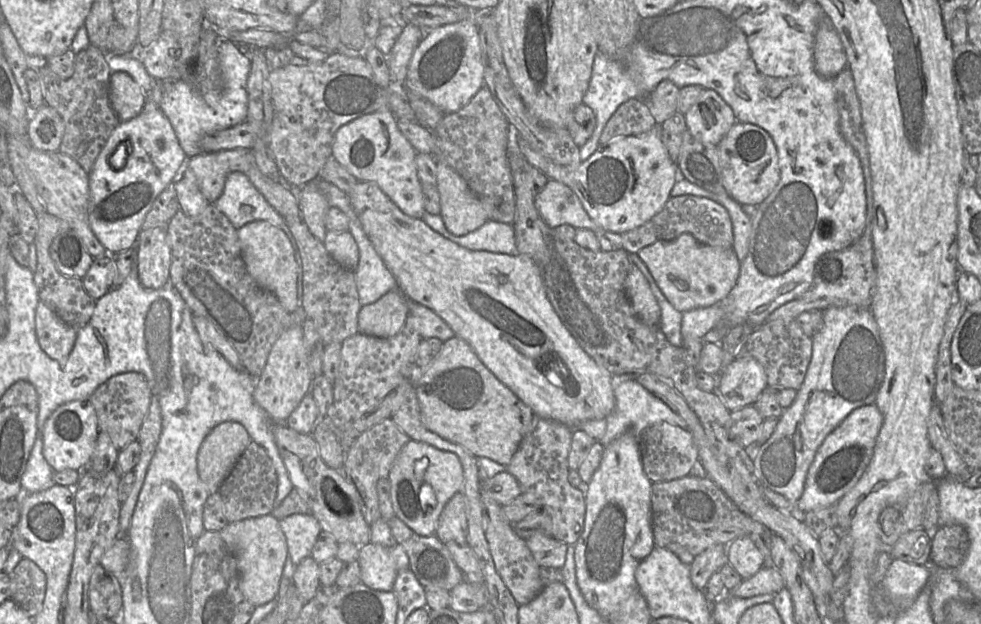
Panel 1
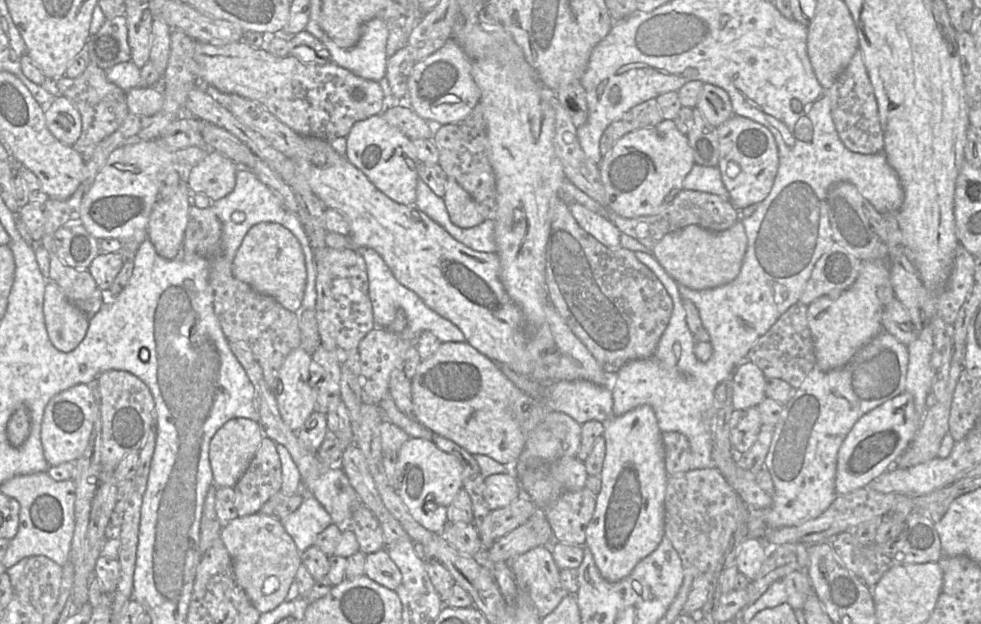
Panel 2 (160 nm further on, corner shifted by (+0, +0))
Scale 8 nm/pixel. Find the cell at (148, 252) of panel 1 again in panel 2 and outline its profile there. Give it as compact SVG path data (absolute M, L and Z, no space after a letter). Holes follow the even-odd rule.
M181 183L171 197L158 199L151 210L146 226L147 238L157 254L165 259L180 257L191 196L186 183Z

